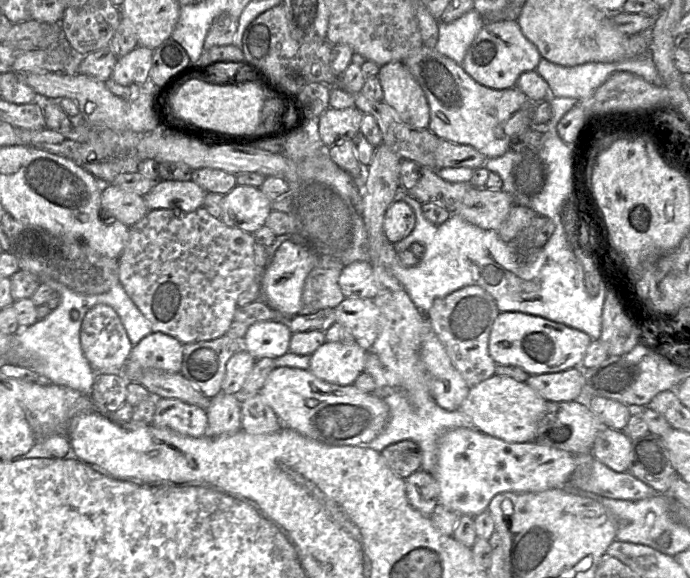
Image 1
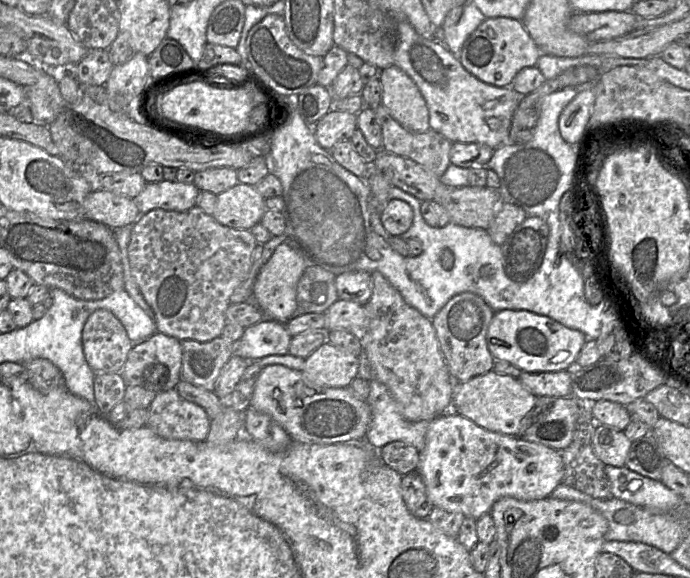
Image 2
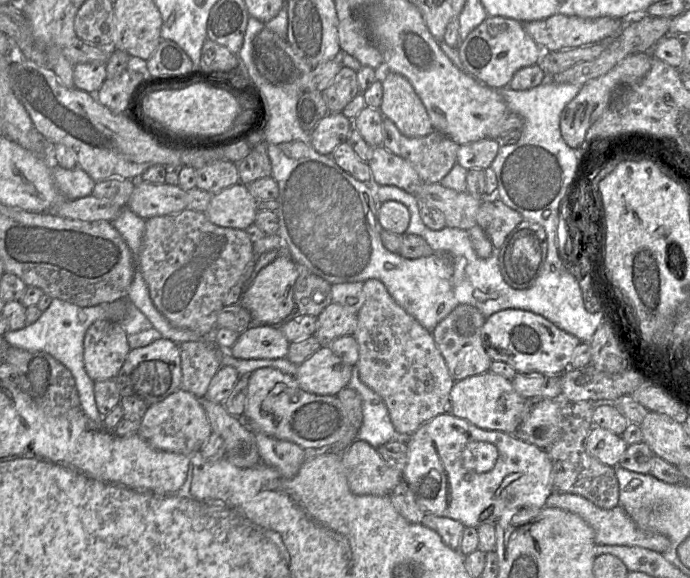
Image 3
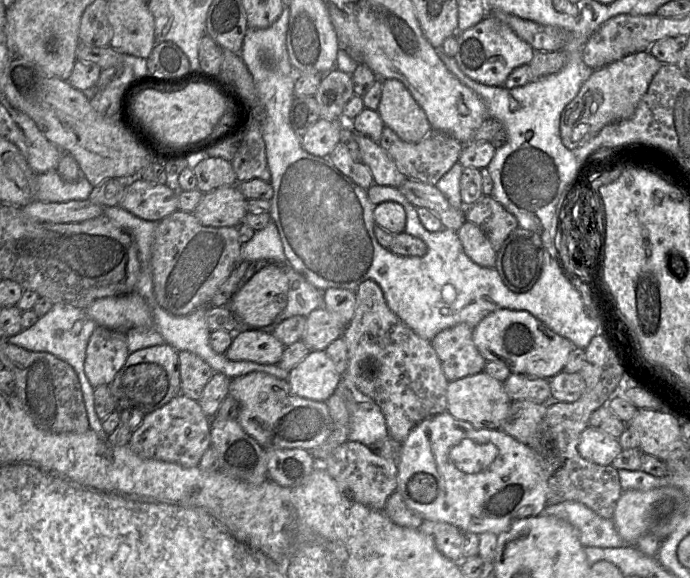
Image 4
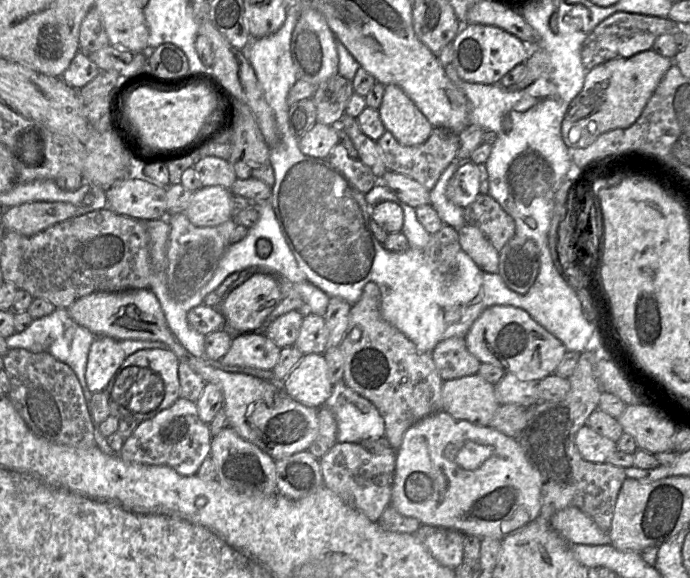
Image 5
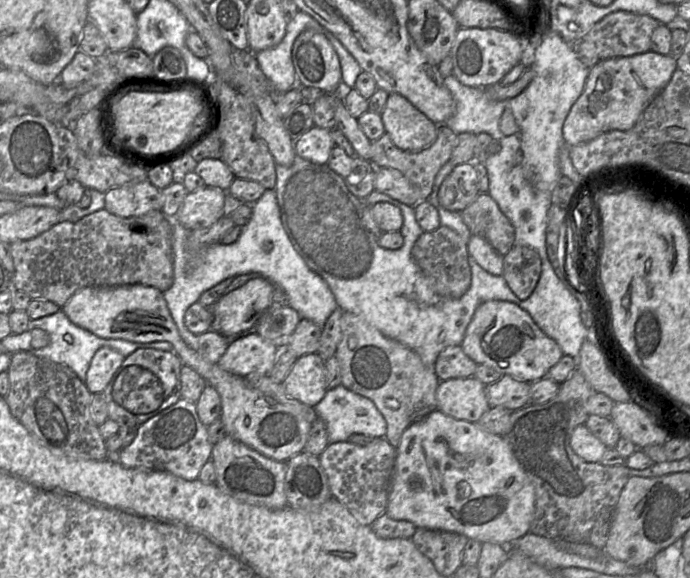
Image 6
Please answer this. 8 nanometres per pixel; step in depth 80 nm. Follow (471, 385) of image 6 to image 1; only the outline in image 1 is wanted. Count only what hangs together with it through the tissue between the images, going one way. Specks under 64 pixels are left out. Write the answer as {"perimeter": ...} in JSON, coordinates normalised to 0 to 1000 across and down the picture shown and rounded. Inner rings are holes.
{"perimeter":[[[716,647],[710,654],[681,670],[680,678],[667,702],[667,711],[677,716],[686,728],[690,742],[725,758],[735,765],[774,763],[781,732],[791,713],[793,694],[761,661],[752,661],[738,651]]]}

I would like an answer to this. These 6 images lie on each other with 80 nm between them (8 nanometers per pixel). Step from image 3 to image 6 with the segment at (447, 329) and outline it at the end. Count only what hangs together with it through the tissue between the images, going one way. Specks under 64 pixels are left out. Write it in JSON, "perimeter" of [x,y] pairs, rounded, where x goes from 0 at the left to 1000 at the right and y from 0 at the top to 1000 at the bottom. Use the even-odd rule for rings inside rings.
{"perimeter":[[[667,597],[642,604],[630,628],[629,644],[638,659],[687,651],[691,628],[678,618]]]}

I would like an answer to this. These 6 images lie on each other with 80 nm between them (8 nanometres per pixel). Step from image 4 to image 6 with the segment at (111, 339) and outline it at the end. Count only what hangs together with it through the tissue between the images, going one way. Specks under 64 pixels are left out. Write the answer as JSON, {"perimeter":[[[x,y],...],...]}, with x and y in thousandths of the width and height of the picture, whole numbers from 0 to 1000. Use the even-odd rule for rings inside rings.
{"perimeter":[[[148,599],[143,602],[135,614],[126,640],[123,659],[126,673],[133,682],[146,680],[180,621],[181,616],[161,600]]]}

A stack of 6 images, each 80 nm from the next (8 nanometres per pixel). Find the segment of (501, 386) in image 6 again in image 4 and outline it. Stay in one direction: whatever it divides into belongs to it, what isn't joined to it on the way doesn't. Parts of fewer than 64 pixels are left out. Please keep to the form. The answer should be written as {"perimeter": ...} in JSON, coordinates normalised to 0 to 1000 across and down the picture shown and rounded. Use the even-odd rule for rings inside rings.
{"perimeter":[[[741,645],[729,668],[741,692],[768,692],[777,697],[800,694],[796,656]]]}

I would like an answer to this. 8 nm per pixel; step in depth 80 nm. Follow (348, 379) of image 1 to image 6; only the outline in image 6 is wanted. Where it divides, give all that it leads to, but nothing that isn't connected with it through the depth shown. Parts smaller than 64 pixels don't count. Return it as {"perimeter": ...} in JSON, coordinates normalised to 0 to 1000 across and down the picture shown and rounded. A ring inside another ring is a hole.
{"perimeter":[[[459,611],[435,616],[409,668],[419,687],[455,706],[474,678],[471,625]]]}

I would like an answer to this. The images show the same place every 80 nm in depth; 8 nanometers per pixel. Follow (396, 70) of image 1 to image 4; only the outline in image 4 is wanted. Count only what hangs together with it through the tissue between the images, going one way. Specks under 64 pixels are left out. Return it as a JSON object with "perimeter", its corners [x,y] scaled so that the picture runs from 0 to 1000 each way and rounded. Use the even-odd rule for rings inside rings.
{"perimeter":[[[575,137],[554,138],[554,166],[546,192],[558,218],[567,221],[584,244],[604,247],[626,225],[616,194],[587,147]]]}

